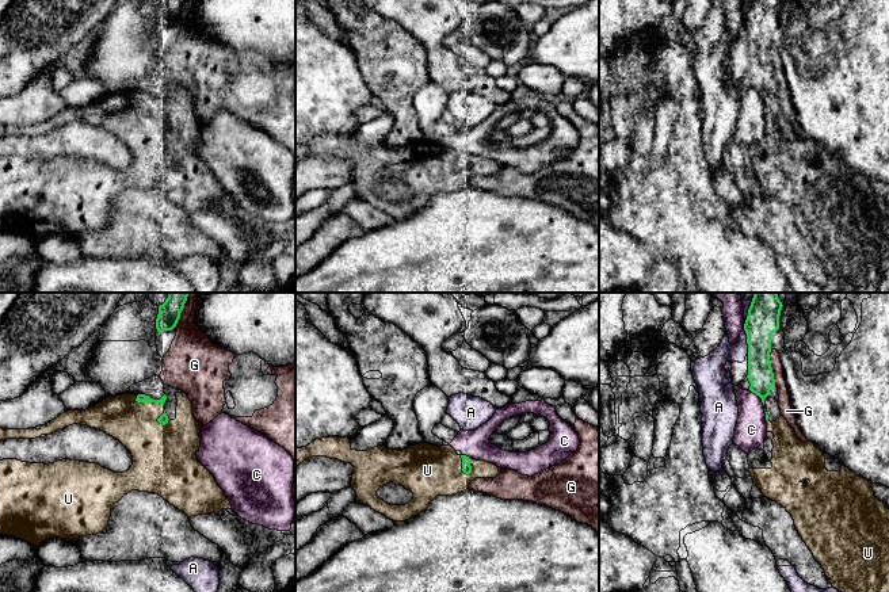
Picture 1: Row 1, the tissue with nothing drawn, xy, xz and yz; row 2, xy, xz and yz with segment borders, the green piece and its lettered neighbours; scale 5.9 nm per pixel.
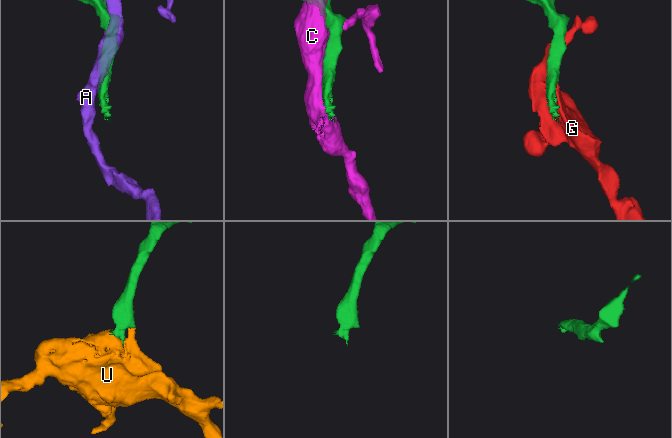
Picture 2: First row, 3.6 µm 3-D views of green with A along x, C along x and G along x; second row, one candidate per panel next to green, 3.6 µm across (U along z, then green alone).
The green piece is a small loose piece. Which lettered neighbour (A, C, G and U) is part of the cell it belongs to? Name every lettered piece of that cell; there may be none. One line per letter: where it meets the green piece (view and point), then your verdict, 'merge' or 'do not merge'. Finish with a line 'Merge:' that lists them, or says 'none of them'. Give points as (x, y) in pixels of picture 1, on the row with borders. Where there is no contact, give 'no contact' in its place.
A: meets green in yz at (747, 342); do not merge
C: meets green in yz at (758, 394); do not merge
G: meets green in yz at (770, 366); do not merge
U: meets green in xy at (149, 401); merge
Merge: U

